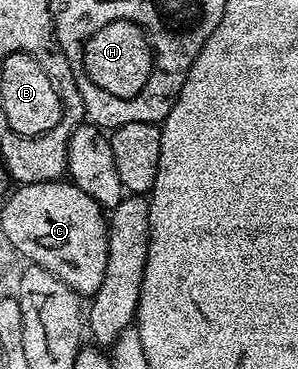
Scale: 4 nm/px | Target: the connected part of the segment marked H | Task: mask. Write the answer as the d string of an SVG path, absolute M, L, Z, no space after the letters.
M127 19L112 21L82 44L80 52L85 78L91 81L112 99L134 99L148 85L148 77L154 71L154 52L151 40L142 26Z

